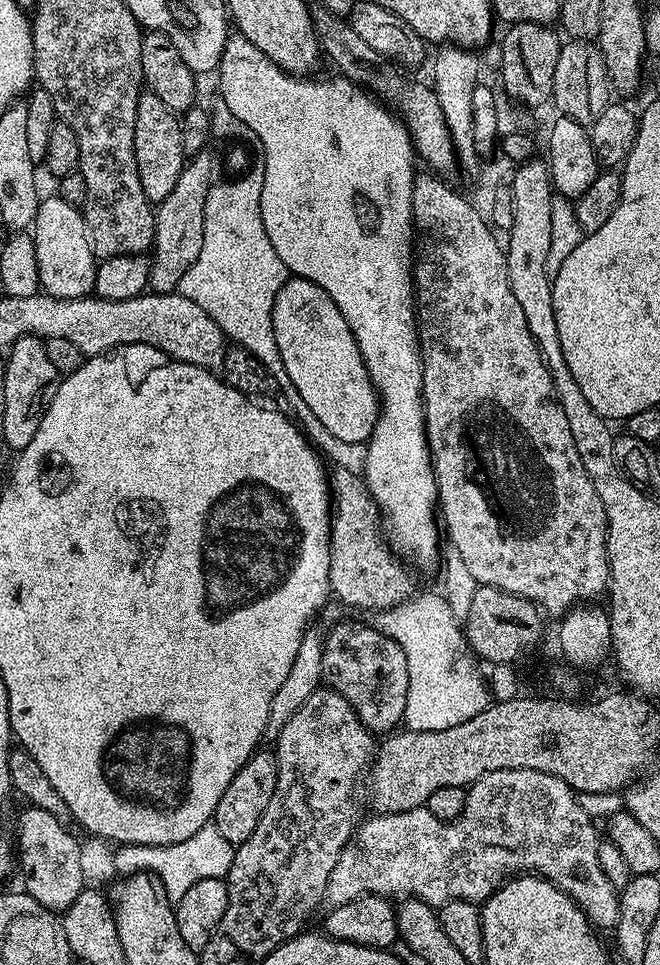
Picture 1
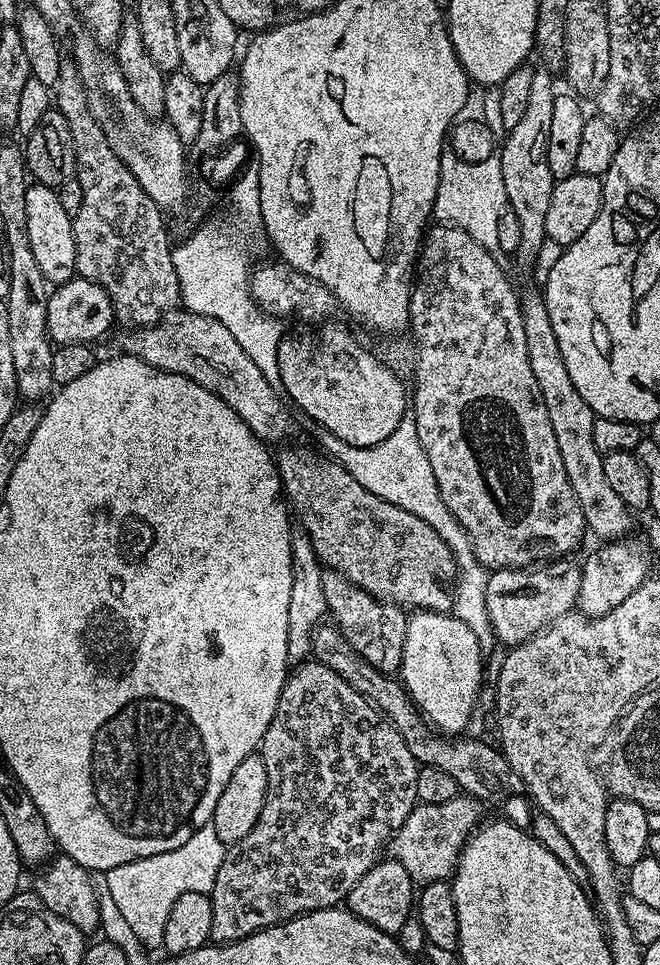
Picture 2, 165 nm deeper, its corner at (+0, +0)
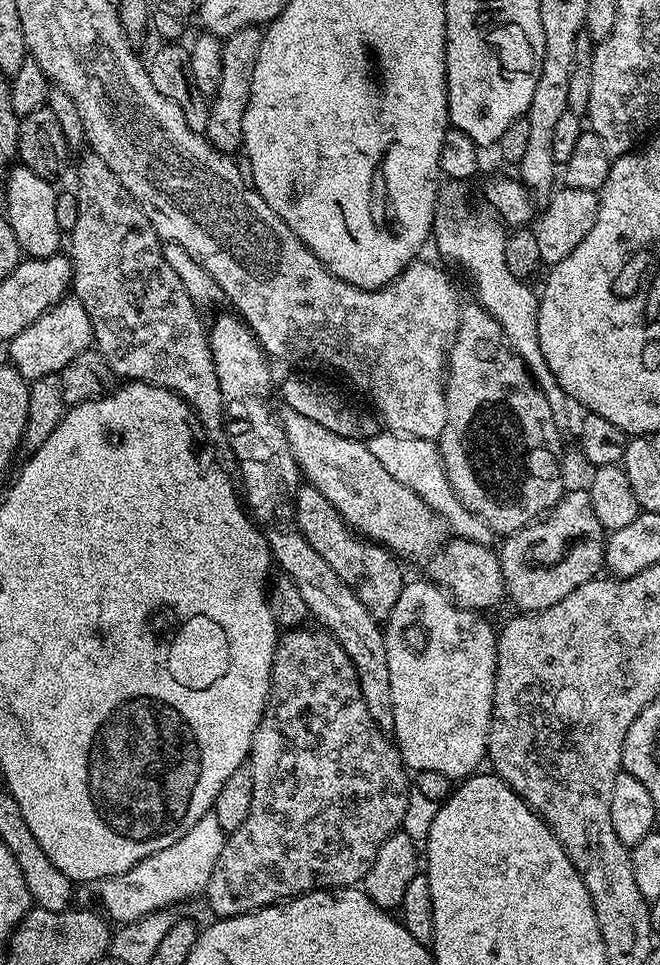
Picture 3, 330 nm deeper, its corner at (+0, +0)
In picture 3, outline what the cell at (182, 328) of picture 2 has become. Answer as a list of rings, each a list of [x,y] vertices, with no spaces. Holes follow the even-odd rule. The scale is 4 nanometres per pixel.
[[[291,410],[285,413],[282,416],[284,433],[300,467],[301,477],[336,507],[349,528],[361,537],[383,544],[390,552],[402,558],[424,555],[427,557],[449,539],[448,523],[430,505],[422,502],[422,498],[418,498],[418,494],[414,494],[410,486],[402,486],[402,482],[398,482],[398,478],[394,478],[394,474],[390,474],[386,466],[378,462],[378,458],[374,458],[371,447],[363,439],[343,436],[326,426],[318,426],[318,422],[310,422],[310,418],[305,418],[303,414]]]

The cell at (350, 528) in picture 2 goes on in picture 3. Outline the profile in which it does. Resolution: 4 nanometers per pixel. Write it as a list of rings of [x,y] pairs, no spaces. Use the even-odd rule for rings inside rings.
[[[452,538],[431,553],[428,562],[427,579],[439,584],[460,608],[485,610],[484,608],[494,607],[500,599],[505,599],[500,558],[487,544]]]

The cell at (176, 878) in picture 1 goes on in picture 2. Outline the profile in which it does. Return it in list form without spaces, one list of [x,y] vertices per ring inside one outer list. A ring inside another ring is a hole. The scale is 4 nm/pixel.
[[[205,826],[190,834],[182,846],[166,850],[166,854],[154,854],[150,858],[126,862],[122,866],[114,866],[106,873],[103,880],[108,887],[108,896],[117,914],[124,919],[125,926],[136,935],[138,943],[157,949],[163,945],[166,918],[174,902],[187,892],[211,893],[225,851],[226,846],[218,834],[214,834],[211,826]]]

